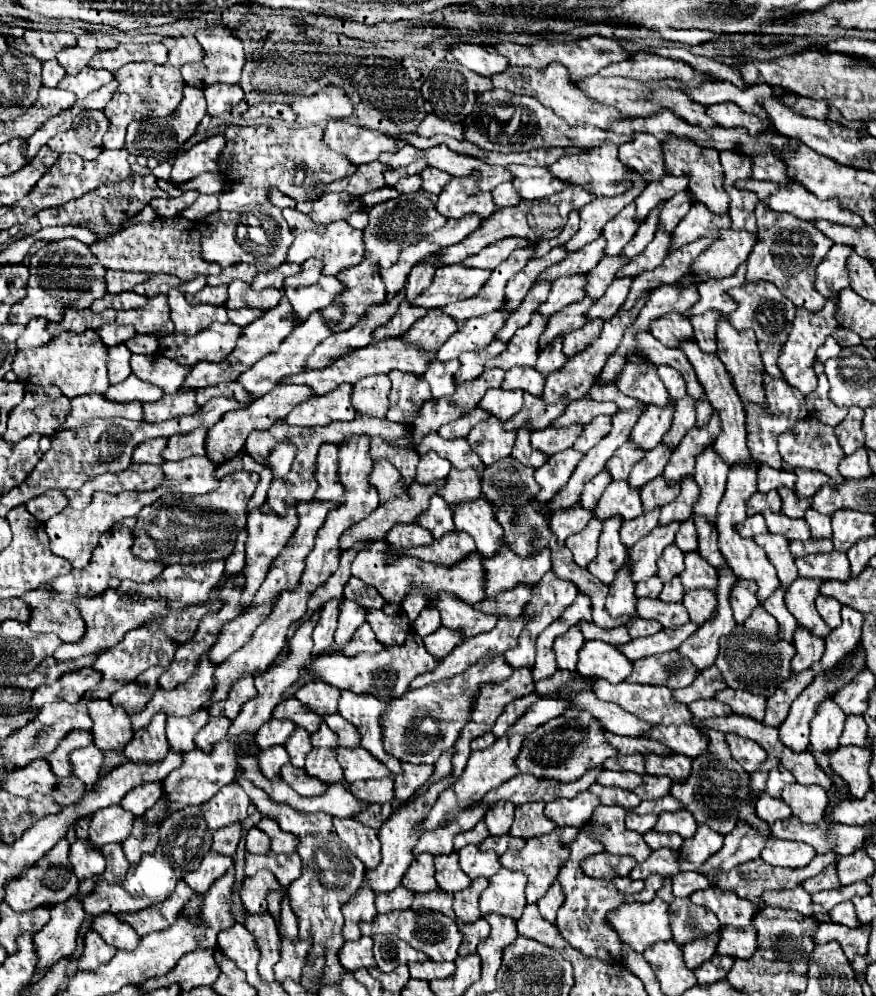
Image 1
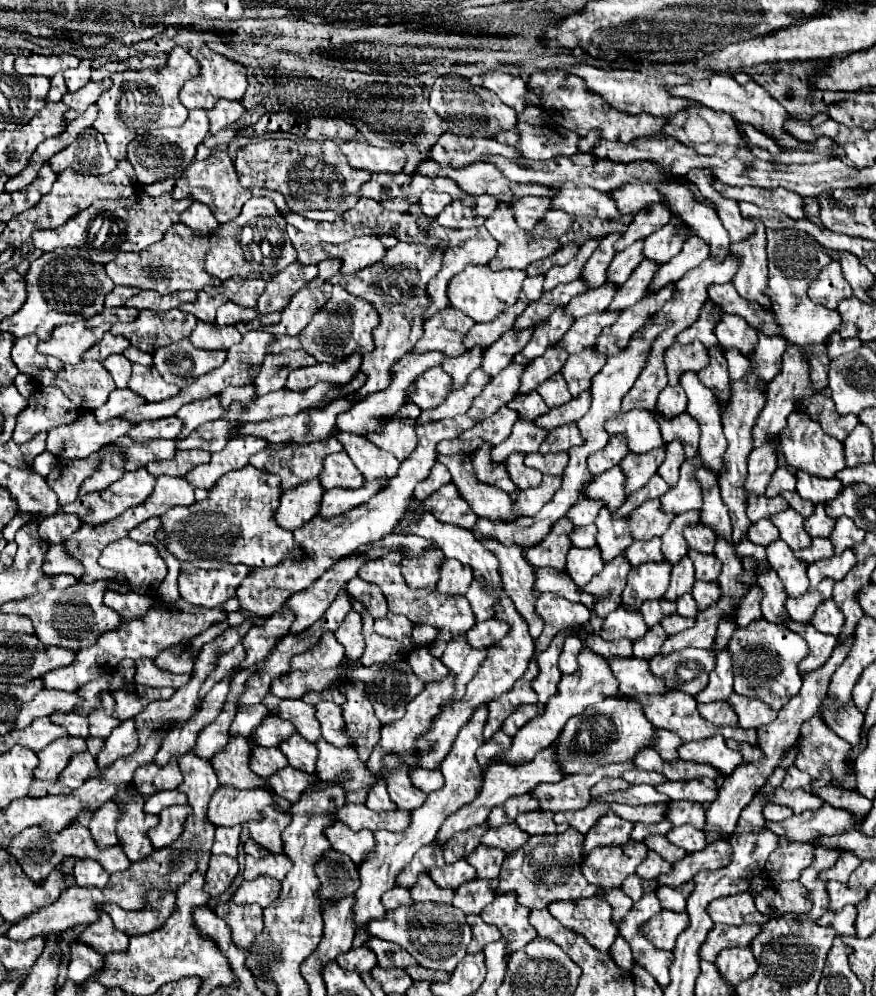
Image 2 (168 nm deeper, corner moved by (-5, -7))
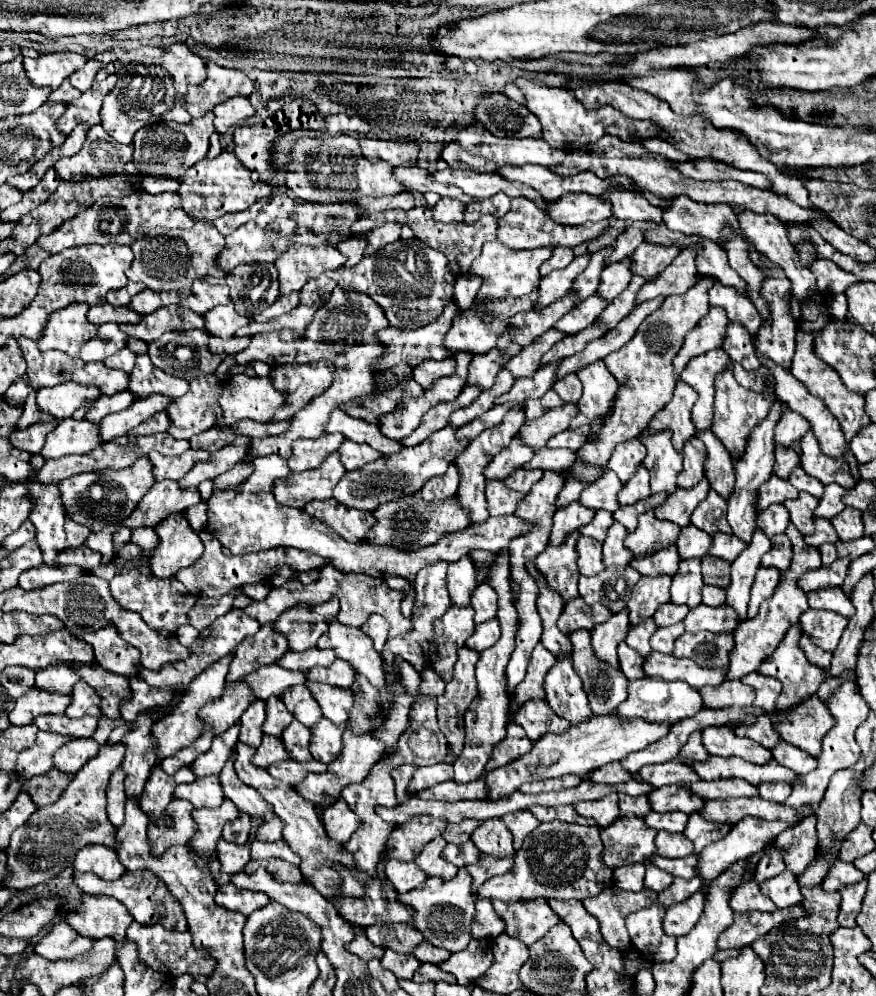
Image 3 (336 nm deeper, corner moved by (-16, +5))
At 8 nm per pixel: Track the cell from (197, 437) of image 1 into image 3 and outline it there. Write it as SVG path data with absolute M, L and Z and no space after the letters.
M188 449L188 451L184 451L182 455L176 455L176 457L166 457L166 455L156 453L156 451L148 453L148 459L154 463L156 481L162 481L162 479L180 481L186 475L186 471L192 469L192 465L196 461L204 461L208 457L210 457L210 453L204 451L204 449Z

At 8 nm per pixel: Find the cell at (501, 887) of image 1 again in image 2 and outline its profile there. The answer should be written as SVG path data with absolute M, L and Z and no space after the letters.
M513 893L497 895L481 911L481 919L489 925L499 927L499 931L503 933L503 939L507 941L509 953L525 947L537 937L537 931L529 923L529 909L519 905Z

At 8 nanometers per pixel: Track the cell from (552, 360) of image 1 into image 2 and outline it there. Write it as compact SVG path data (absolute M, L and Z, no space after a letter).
M555 373L553 377L549 377L549 381L545 381L545 383L537 389L537 393L543 397L543 401L545 401L545 405L547 405L549 409L561 407L561 405L565 405L565 401L571 401L571 399L573 399L571 393L567 391L565 379L561 377L561 373Z

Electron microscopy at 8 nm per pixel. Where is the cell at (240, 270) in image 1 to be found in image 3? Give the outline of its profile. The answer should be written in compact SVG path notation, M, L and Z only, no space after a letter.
M268 263L240 265L226 275L226 285L230 287L230 297L240 315L252 315L264 311L278 297L276 267Z

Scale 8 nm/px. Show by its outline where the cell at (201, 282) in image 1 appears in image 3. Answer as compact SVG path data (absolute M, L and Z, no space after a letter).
M144 289L144 291L140 291L140 293L130 301L130 307L136 309L138 313L142 313L142 315L148 315L148 313L160 309L160 307L166 307L168 303L170 303L168 293L156 293L156 291L152 291L152 289Z

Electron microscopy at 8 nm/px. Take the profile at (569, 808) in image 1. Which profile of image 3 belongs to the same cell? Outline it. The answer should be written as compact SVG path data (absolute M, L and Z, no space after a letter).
M610 793L598 801L580 801L574 809L578 815L592 817L600 827L606 827L618 817L618 793Z

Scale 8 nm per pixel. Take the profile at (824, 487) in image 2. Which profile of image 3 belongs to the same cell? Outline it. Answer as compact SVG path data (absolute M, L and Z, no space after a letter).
M806 433L800 439L800 445L802 445L802 469L808 475L816 477L822 485L838 483L844 489L852 489L856 485L856 479L852 477L848 463L824 455L812 433Z

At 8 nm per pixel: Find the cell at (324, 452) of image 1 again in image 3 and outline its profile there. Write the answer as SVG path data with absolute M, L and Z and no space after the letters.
M350 439L344 441L338 453L340 453L340 461L346 467L346 471L362 469L364 465L380 459L380 453L376 453L376 449L372 449L368 443L356 443Z

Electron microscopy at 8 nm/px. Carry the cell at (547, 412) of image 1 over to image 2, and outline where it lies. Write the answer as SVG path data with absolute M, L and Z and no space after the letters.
M517 421L513 425L511 435L501 443L493 447L493 463L505 463L509 453L521 453L521 455L529 455L535 453L539 449L539 445L545 439L545 431L535 427L535 423L531 421Z

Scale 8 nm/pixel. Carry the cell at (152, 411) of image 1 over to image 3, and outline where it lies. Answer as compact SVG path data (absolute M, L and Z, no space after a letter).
M156 413L148 421L142 421L136 429L132 429L132 435L154 435L160 431L168 431L172 425L172 419L168 413Z

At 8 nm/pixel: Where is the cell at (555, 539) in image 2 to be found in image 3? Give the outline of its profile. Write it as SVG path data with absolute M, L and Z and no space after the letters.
M572 531L566 535L566 539L558 545L548 545L544 553L536 557L536 567L540 573L548 577L548 585L556 589L564 601L578 597L578 553L576 553L576 537L580 531Z

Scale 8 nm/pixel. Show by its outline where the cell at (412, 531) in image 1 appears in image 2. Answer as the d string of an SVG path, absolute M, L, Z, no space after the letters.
M431 549L419 559L403 559L401 573L405 577L405 583L411 589L421 591L435 591L439 581L439 569L441 561L445 561L443 553L439 549Z

